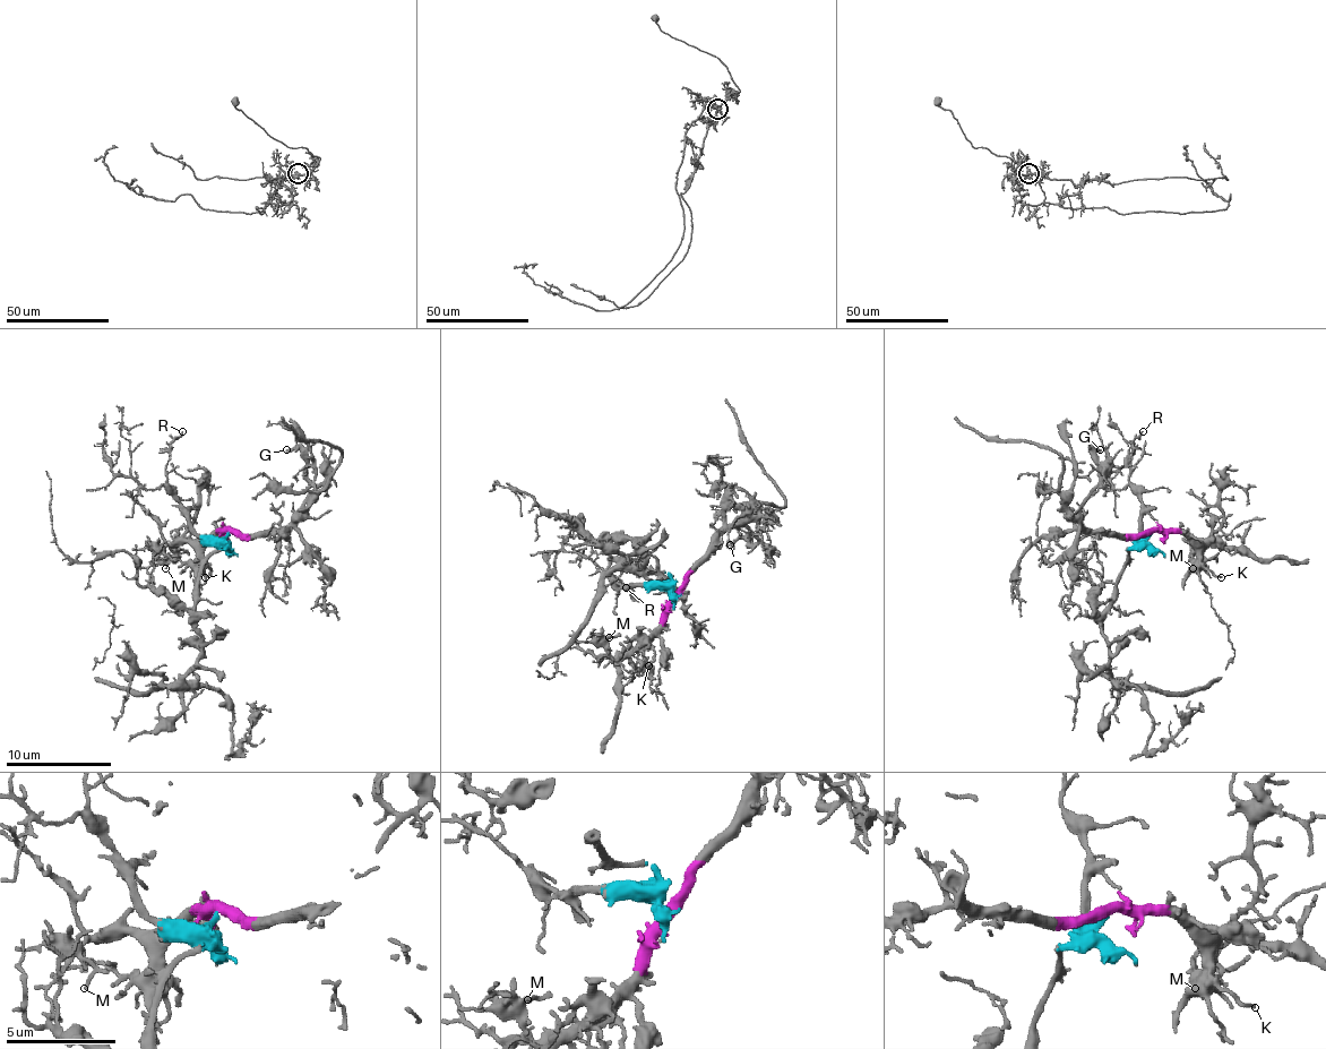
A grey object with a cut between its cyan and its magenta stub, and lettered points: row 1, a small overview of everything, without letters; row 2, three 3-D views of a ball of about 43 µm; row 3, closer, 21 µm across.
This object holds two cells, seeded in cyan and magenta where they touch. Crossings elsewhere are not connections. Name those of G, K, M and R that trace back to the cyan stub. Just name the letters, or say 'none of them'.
R

